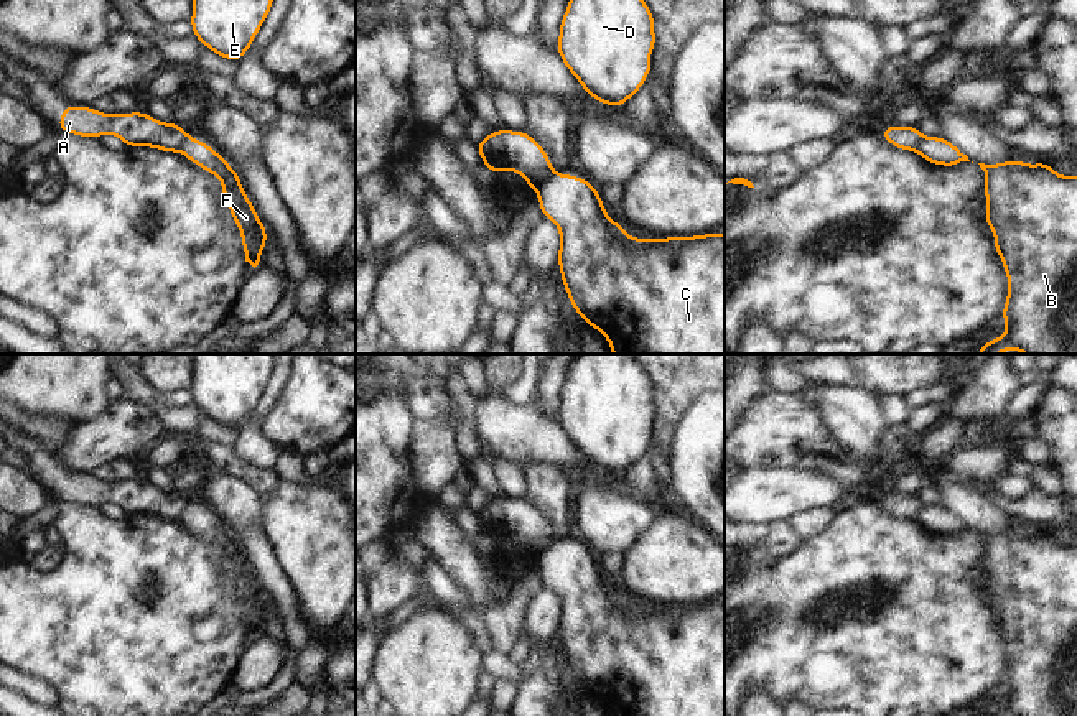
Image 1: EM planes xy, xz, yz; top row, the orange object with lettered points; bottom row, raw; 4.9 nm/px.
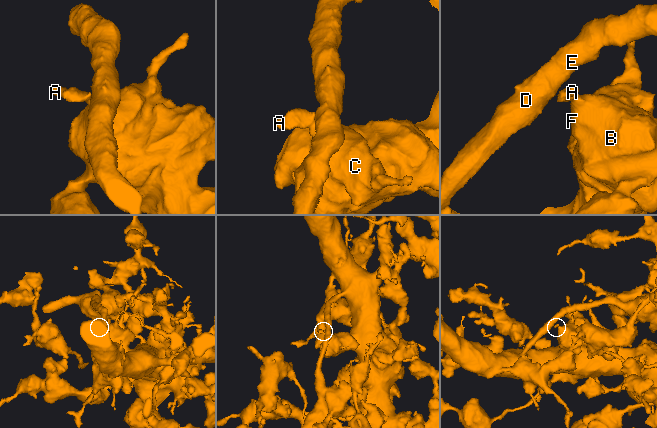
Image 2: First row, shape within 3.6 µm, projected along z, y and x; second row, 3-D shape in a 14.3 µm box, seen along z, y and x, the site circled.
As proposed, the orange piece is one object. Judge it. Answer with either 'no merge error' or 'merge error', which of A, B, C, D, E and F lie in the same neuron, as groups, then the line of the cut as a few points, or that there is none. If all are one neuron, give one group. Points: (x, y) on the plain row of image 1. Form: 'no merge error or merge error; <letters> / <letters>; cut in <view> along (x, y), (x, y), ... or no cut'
merge error; A / B C D E F; cut in xz along (557, 543), (536, 557)

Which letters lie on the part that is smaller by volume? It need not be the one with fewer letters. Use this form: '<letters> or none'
A

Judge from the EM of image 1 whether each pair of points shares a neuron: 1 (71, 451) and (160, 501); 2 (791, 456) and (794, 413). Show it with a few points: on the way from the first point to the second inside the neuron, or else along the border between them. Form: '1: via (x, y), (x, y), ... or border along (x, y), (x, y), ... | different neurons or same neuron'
1: border along (68, 473), (88, 474) | different neurons
2: via (791, 446), (791, 423) | same neuron

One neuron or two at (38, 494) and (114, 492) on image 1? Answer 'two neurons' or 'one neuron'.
two neurons

